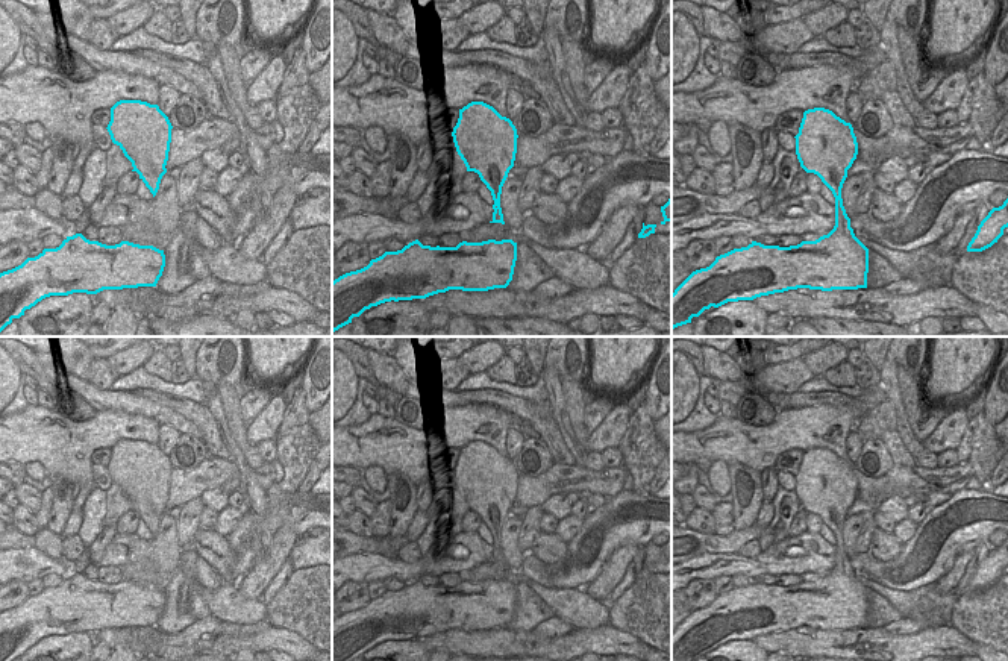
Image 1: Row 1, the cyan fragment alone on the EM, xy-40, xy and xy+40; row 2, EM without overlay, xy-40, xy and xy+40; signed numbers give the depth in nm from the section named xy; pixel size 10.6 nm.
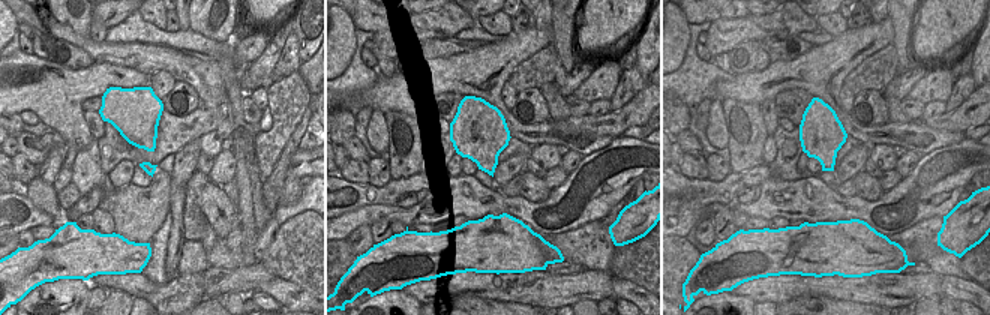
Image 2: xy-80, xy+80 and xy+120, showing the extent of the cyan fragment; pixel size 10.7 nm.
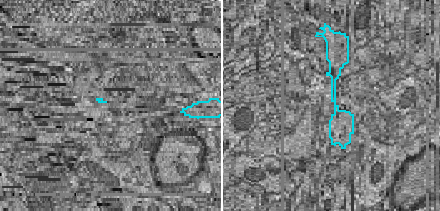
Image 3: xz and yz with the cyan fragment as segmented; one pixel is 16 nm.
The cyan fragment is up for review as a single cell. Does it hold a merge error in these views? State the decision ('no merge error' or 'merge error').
no merge error

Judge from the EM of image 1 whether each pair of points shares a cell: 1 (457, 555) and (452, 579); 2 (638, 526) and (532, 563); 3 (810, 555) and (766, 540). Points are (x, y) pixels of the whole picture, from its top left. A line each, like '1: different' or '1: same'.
1: different
2: same
3: different

